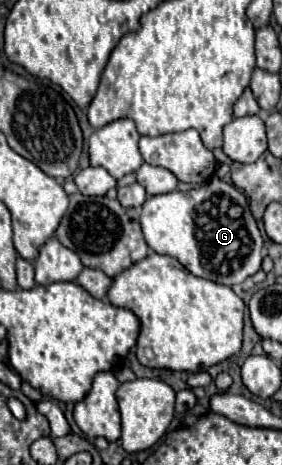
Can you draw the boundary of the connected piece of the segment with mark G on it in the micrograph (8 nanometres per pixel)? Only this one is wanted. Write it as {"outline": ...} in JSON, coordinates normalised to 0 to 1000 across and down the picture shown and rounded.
{"outline":[[[755,378],[755,396],[727,396],[727,409],[621,409],[564,422],[528,422],[500,447],[500,495],[514,503],[514,520],[557,546],[628,555],[677,589],[706,598],[734,598],[770,611],[826,615],[897,594],[926,576],[926,499],[911,490],[904,469],[883,456],[876,426],[826,396],[791,391]]]}

